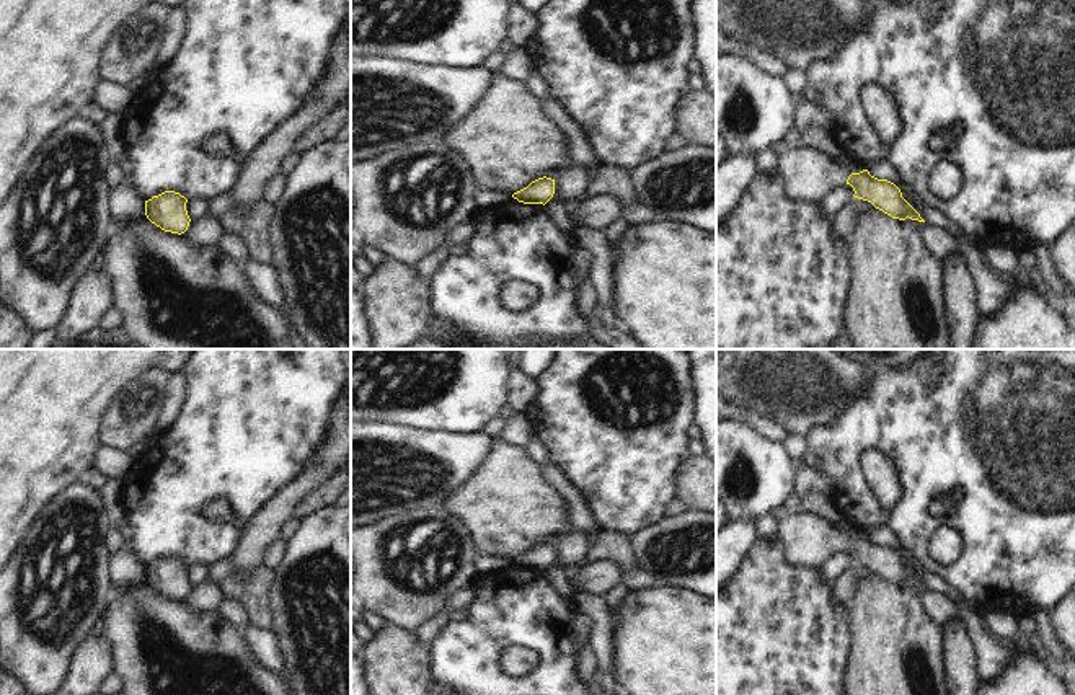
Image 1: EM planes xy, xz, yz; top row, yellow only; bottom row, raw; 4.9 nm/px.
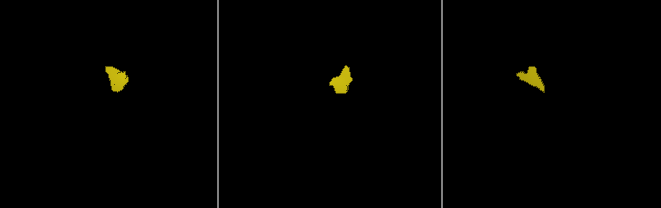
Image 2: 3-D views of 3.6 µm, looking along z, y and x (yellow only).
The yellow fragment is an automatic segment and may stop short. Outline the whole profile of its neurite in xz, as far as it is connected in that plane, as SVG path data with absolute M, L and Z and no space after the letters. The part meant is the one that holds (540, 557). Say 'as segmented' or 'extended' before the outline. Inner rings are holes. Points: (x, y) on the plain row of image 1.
as segmented; M538 543L532 547L527 553L512 560L514 564L524 569L546 569L555 560L555 545Z

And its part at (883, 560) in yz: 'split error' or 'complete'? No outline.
split error

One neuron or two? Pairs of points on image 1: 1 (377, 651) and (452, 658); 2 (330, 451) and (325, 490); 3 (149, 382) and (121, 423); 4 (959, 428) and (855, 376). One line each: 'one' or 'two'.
1: two
2: two
3: one
4: two

